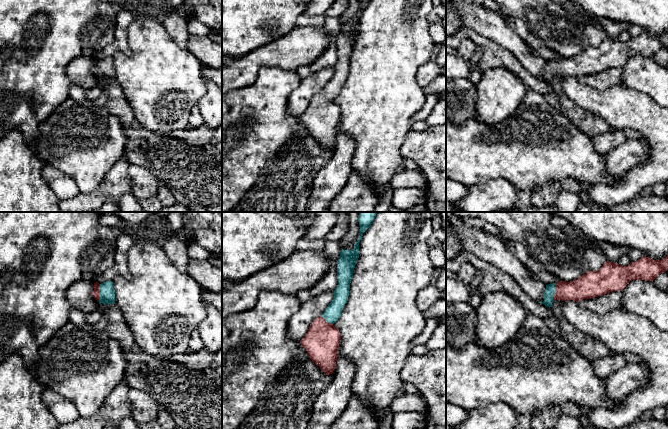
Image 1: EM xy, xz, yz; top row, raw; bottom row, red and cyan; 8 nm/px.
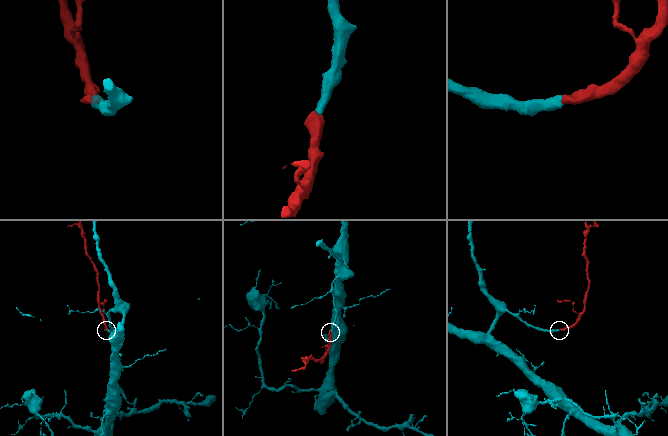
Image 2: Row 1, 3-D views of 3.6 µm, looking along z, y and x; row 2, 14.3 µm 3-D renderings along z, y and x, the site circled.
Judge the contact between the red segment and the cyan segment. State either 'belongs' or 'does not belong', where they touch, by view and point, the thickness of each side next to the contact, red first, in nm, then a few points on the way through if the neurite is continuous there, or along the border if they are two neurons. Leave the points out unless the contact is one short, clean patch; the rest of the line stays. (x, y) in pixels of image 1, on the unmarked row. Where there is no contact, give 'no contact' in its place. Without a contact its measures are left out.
belongs; meets red in xy at (99, 69); 60 nm thick on the red side, 130 nm on the other; runs through xy (96, 69), (99, 69), (107, 69)

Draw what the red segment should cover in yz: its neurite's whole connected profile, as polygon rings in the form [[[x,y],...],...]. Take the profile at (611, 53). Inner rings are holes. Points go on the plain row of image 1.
[[[668,31],[662,36],[643,32],[628,42],[607,37],[599,47],[588,47],[570,58],[559,57],[546,61],[544,77],[538,79],[550,84],[554,76],[579,78],[591,75],[613,67],[622,67],[631,56],[653,57],[667,46]]]

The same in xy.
[[[106,57],[104,59],[94,59],[94,66],[92,68],[93,73],[102,80],[114,80],[115,79],[115,66],[112,57]]]

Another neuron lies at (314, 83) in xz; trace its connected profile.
[[[330,67],[311,72],[306,78],[302,79],[296,90],[288,98],[288,113],[291,116],[301,117],[311,99],[322,92],[333,74],[334,67]]]

